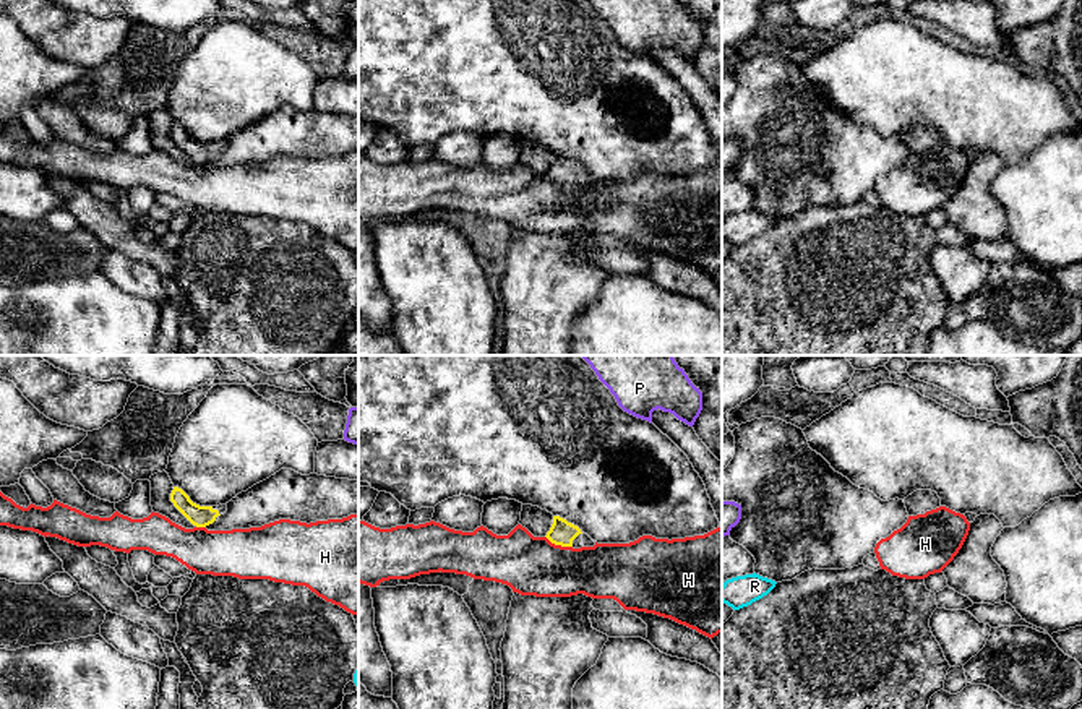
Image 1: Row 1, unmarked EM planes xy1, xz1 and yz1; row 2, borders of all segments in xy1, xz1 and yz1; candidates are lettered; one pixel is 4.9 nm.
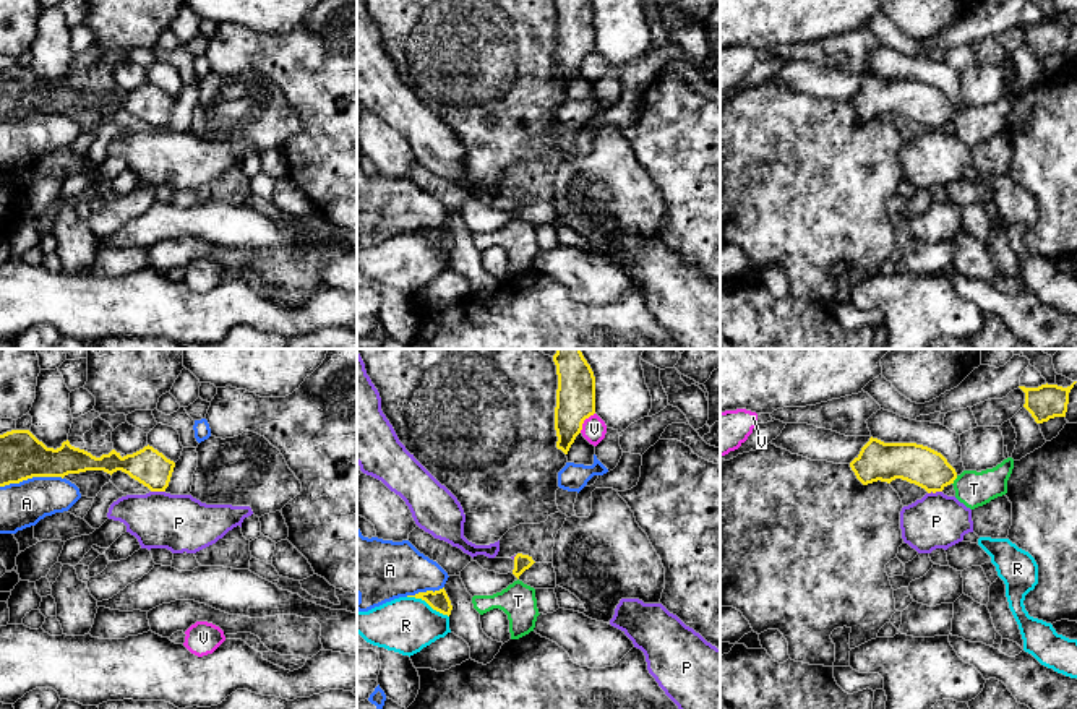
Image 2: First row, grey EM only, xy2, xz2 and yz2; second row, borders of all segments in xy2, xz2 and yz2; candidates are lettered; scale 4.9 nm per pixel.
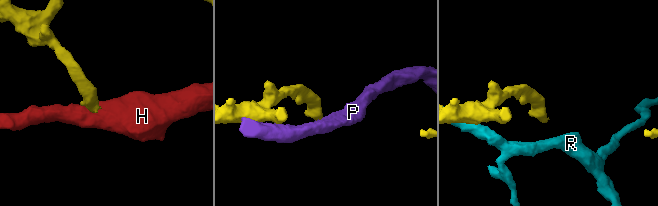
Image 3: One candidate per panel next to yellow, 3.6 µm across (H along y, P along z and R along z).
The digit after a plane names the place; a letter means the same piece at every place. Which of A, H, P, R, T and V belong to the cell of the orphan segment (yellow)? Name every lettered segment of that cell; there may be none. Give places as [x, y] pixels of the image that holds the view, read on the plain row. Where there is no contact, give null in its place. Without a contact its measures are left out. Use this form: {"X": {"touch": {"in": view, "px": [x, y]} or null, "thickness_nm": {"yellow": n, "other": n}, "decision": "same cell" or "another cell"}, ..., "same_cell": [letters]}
{"A": {"touch": {"in": "xy2", "px": [31, 114]}, "thickness_nm": {"yellow": 220, "other": 220}, "decision": "another cell"}, "H": {"touch": {"in": "xz1", "px": [558, 180]}, "thickness_nm": {"yellow": 130, "other": 300}, "decision": "another cell"}, "P": {"touch": {"in": "xy2", "px": [158, 127]}, "thickness_nm": {"yellow": 180, "other": 280}, "decision": "another cell"}, "R": {"touch": {"in": "xz2", "px": [429, 240]}, "thickness_nm": {"yellow": 100, "other": 280}, "decision": "another cell"}, "T": {"touch": {"in": "yz2", "px": [954, 116]}, "thickness_nm": {"yellow": 200, "other": 180}, "decision": "another cell"}, "V": {"touch": {"in": "xz2", "px": [583, 59]}, "thickness_nm": {"yellow": 190, "other": 120}, "decision": "another cell"}, "same_cell": []}

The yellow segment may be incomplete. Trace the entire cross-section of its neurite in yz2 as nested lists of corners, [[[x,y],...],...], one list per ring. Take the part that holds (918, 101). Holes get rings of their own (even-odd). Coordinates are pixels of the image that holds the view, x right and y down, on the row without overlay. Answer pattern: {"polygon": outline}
{"polygon": [[[873,73],[850,104],[863,122],[902,115],[928,130],[942,128],[957,115],[955,105],[934,86],[916,79],[884,79]]]}

